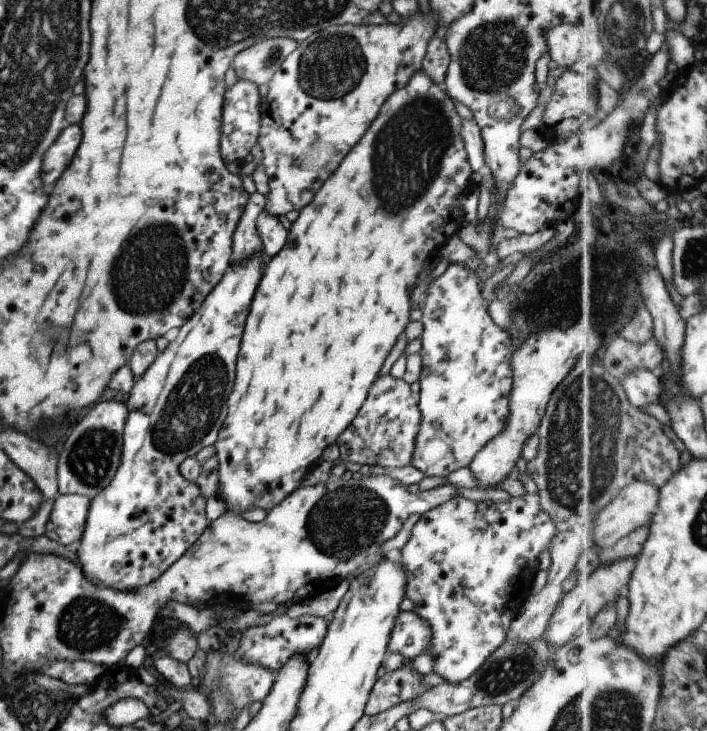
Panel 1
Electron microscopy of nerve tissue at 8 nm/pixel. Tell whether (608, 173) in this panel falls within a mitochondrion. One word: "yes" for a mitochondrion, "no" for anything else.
no

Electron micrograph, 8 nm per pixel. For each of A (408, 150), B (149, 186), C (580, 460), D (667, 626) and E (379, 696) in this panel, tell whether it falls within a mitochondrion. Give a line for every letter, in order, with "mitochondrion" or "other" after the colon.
A: mitochondrion
B: other
C: mitochondrion
D: other
E: other

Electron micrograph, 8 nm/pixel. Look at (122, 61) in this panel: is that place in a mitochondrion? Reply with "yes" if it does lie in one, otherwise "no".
no

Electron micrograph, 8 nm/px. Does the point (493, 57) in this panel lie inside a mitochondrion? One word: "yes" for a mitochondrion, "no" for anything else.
yes

